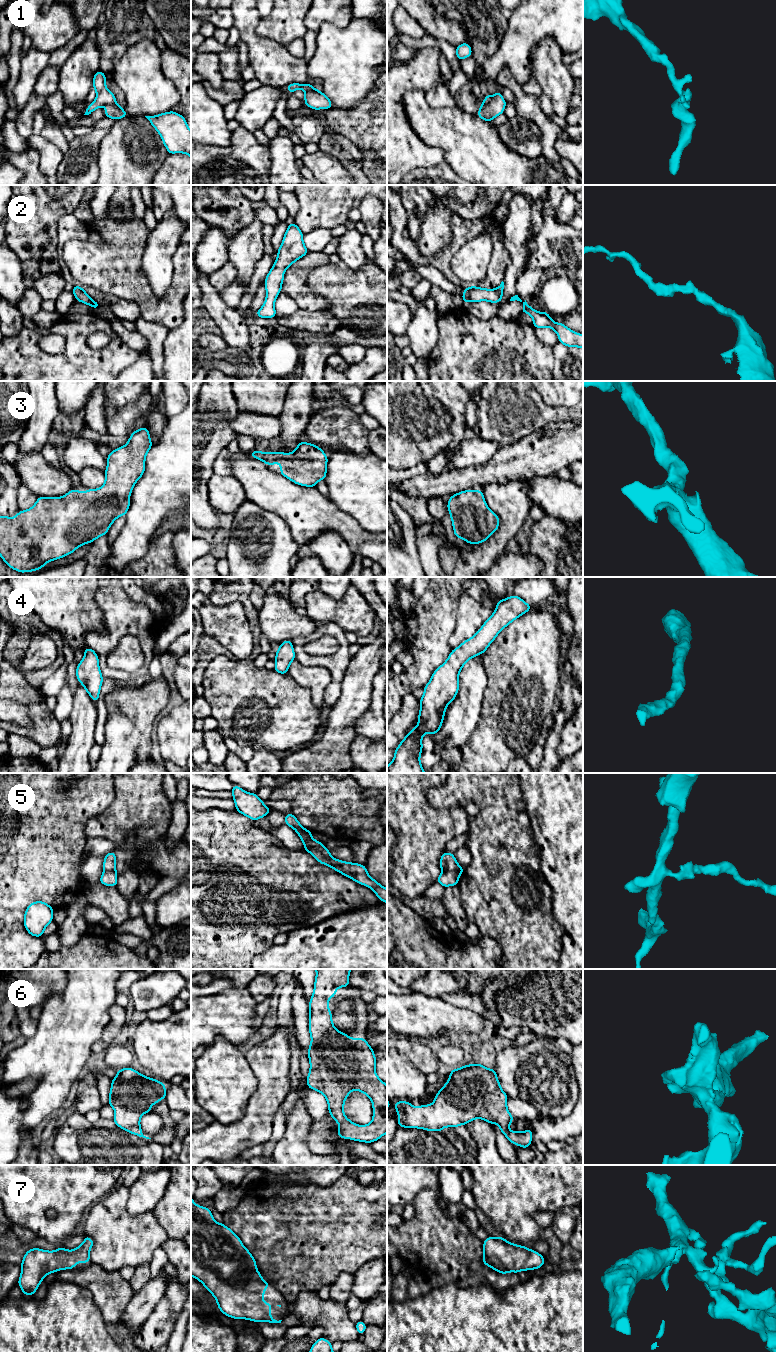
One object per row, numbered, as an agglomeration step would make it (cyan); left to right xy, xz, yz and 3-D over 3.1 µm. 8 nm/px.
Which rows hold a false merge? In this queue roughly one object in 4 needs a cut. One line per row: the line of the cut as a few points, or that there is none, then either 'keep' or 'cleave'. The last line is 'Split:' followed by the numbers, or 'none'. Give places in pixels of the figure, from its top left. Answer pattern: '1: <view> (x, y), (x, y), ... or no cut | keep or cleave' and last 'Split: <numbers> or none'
1: yz (492, 96), (488, 103), (483, 104) | cleave
2: no cut | keep
3: no cut | keep
4: no cut | keep
5: yz (442, 870), (454, 870), (459, 875) | cleave
6: no cut | keep
7: no cut | keep
Split: 1, 5

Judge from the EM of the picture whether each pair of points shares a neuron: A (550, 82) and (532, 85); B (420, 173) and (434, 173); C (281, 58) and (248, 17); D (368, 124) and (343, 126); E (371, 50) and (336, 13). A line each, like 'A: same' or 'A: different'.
A: different
B: same
C: same
D: same
E: different

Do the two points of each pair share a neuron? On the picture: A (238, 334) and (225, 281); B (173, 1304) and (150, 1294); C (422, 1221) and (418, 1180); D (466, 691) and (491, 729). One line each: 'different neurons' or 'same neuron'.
A: different neurons
B: different neurons
C: different neurons
D: different neurons

